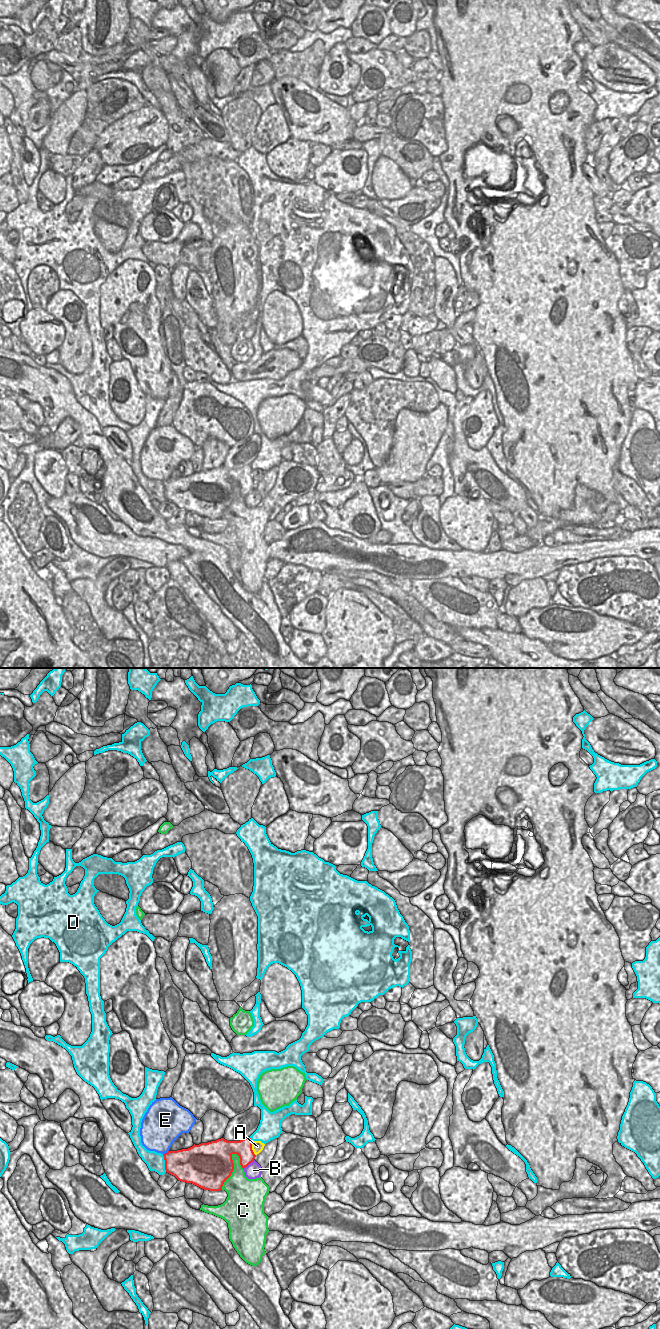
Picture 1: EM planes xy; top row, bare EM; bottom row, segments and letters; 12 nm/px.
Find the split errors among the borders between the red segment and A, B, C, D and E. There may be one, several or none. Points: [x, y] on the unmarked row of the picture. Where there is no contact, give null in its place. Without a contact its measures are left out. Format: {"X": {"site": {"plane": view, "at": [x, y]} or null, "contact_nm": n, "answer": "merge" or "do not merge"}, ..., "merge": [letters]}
{"A": {"site": {"plane": "xy", "at": [251, 477]}, "contact_nm": 180, "answer": "do not merge"}, "B": {"site": {"plane": "xy", "at": [248, 492]}, "contact_nm": 180, "answer": "do not merge"}, "C": {"site": {"plane": "xy", "at": [233, 497]}, "contact_nm": 480, "answer": "do not merge"}, "D": {"site": {"plane": "xy", "at": [165, 491]}, "contact_nm": 220, "answer": "do not merge"}, "E": {"site": {"plane": "xy", "at": [165, 481]}, "contact_nm": 90, "answer": "do not merge"}, "merge": []}

